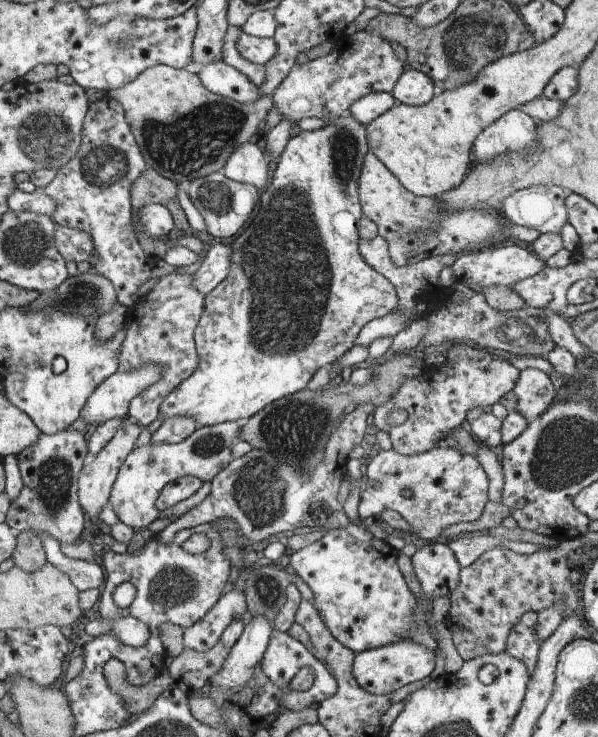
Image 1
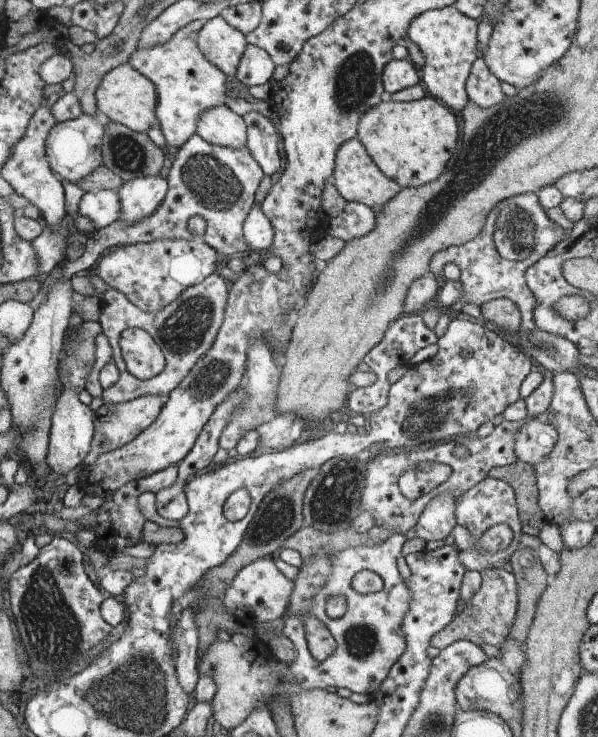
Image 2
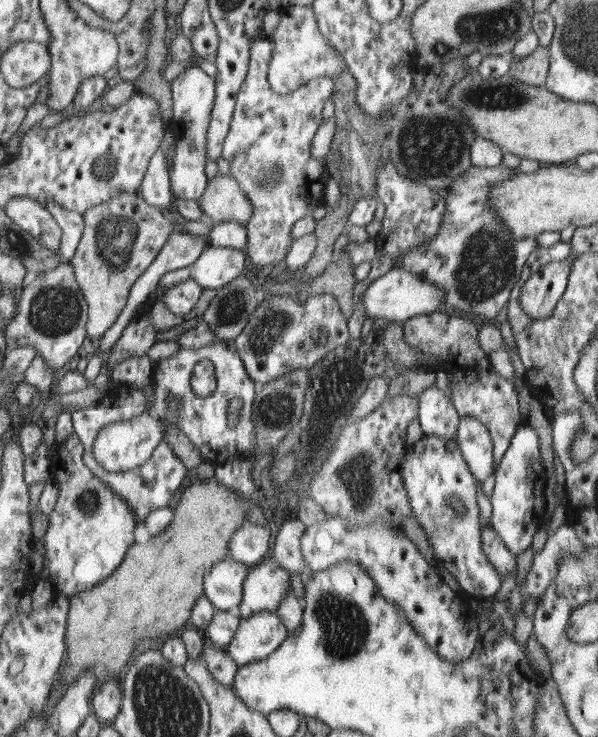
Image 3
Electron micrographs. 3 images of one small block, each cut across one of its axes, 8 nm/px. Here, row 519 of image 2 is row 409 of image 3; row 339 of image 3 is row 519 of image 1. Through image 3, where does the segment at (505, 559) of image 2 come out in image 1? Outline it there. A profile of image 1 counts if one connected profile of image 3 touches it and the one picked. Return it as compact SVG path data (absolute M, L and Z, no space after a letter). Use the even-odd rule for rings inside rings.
M441 443L434 450L402 456L394 449L381 450L365 462L363 489L358 506L362 520L379 520L385 510L399 512L416 534L426 540L439 540L444 528L478 520L488 504L488 478L477 457Z

